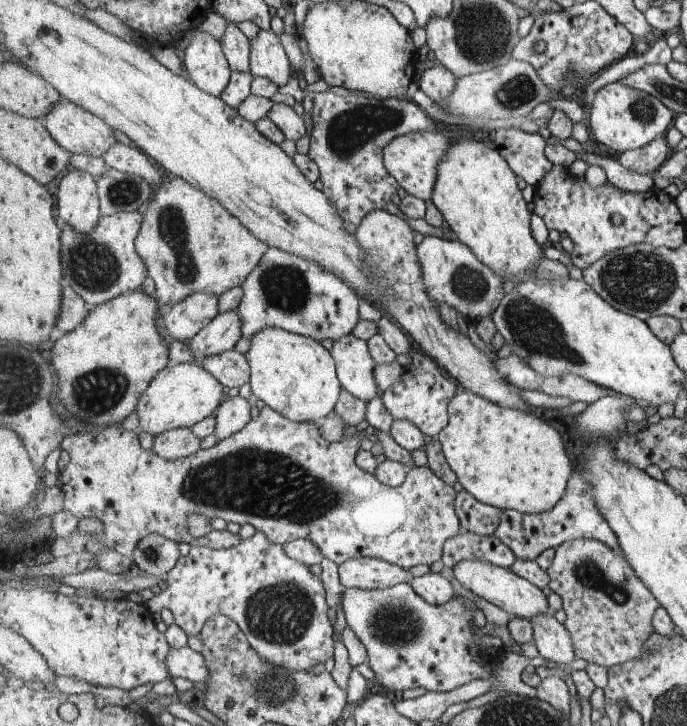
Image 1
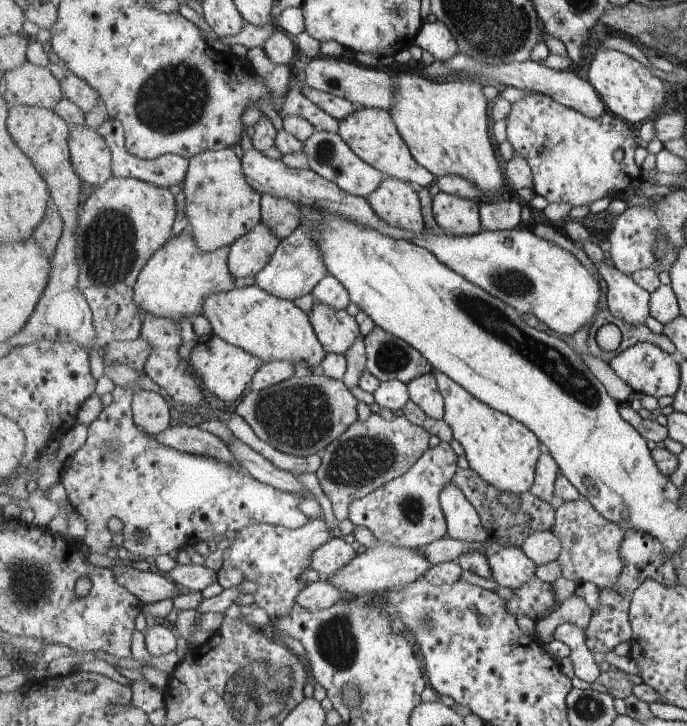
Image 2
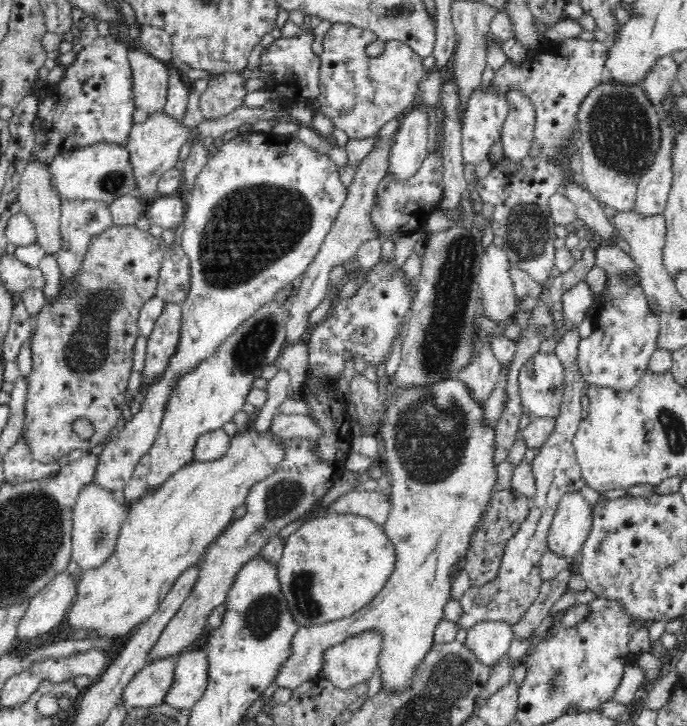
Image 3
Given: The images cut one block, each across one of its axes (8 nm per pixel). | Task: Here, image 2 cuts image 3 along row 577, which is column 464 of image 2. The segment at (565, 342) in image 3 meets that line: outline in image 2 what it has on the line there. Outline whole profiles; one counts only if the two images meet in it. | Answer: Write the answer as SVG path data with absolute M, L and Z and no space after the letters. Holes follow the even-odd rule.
M451 482L442 493L442 508L446 514L448 537L471 543L487 543L490 534L482 524L478 510Z

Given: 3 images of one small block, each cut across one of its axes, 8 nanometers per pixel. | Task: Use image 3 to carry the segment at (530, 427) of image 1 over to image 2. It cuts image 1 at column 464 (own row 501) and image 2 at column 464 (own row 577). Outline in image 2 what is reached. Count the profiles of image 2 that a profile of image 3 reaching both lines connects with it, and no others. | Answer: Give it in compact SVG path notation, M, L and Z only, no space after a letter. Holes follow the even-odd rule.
M437 371L434 376L446 401L444 420L464 449L470 468L505 493L530 492L536 482L536 469L542 454L539 438L523 422L474 398L444 373Z

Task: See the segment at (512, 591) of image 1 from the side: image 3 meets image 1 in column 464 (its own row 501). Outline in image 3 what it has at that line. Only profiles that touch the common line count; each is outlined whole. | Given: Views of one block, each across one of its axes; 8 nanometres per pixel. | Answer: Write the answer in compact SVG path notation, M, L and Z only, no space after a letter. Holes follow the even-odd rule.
M580 492L564 495L548 531L548 551L566 560L573 560L580 554L590 532L592 515L592 506Z

